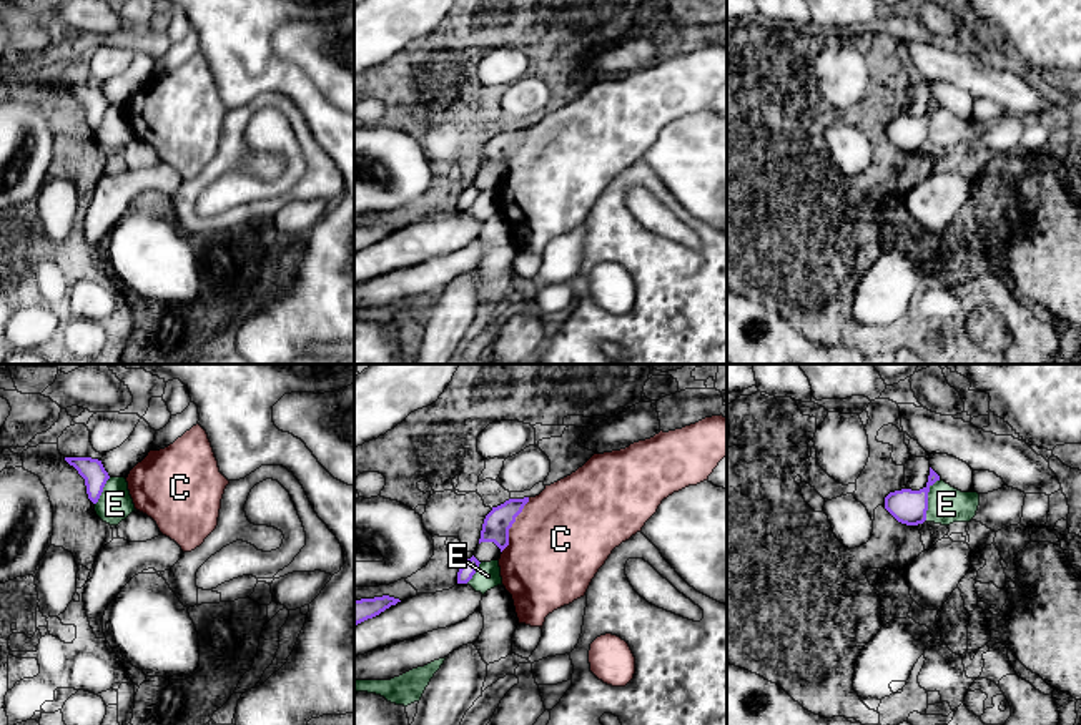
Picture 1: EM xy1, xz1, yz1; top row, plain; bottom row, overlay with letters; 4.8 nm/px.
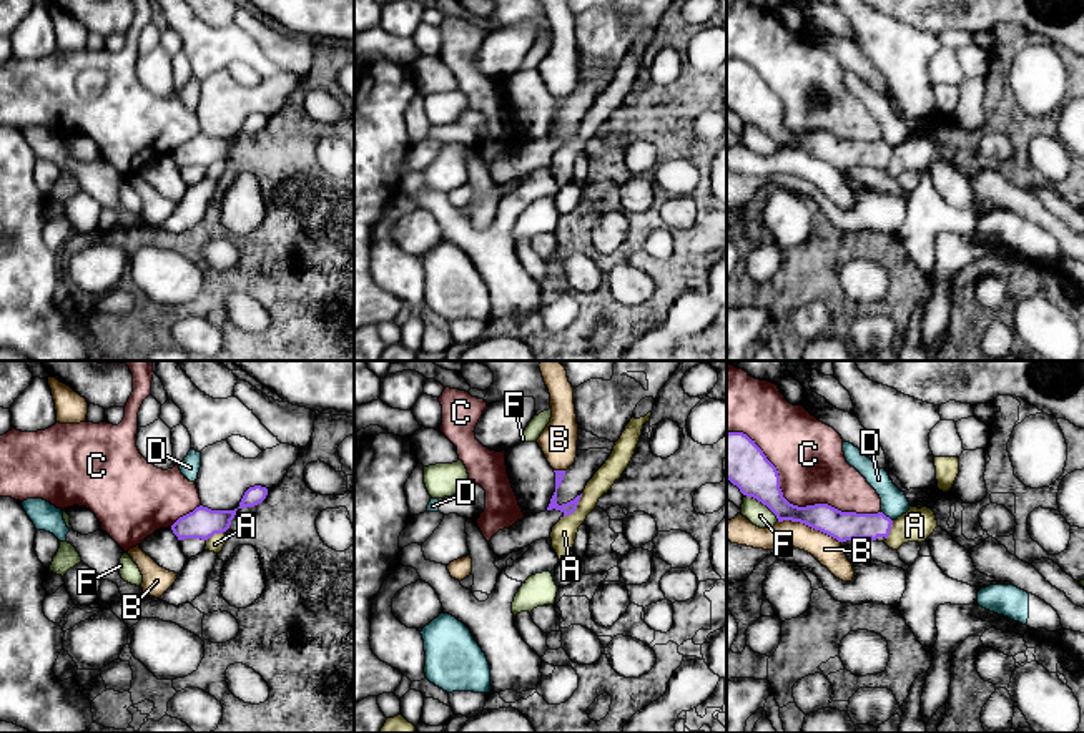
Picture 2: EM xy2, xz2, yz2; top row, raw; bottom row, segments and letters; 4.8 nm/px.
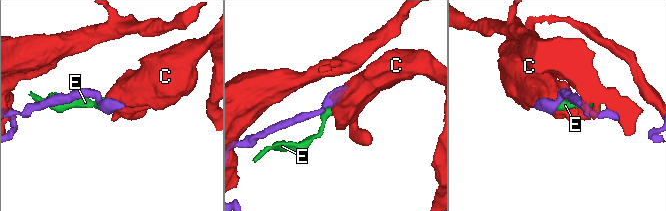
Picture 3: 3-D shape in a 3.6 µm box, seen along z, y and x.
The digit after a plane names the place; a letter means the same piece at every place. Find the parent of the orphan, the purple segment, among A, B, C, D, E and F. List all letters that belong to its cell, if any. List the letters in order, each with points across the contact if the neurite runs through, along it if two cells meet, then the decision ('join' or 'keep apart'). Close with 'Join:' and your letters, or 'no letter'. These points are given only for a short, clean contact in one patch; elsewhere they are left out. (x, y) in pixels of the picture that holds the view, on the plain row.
A: border along xz2 (582, 122), (577, 135), (561, 147); keep apart
B: border along yz2 (778, 148), (803, 150), (840, 170); keep apart
C: keep apart
D: border along yz2 (881, 138), (891, 148); keep apart
E: border along yz1 (940, 107), (930, 115), (925, 147); keep apart
F: border along yz2 (745, 122), (760, 128), (778, 148); keep apart
Join: no letter

